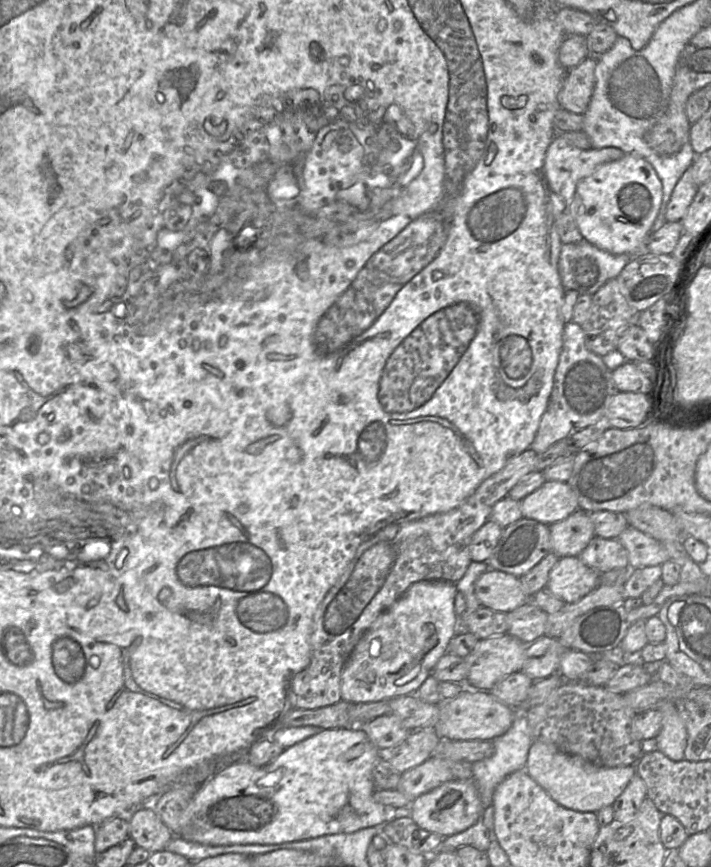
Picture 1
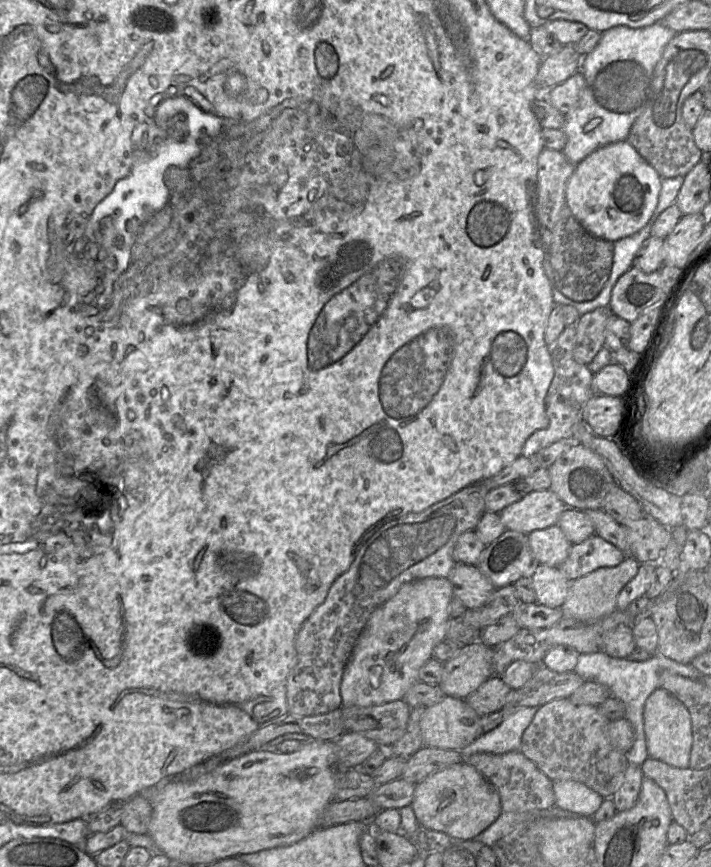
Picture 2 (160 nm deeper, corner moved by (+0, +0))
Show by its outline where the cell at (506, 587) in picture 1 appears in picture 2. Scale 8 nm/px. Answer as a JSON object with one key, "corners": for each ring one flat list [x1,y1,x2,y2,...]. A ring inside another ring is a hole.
{"corners":[[456,562,447,578,452,583,454,598,460,599,467,609,480,608,496,590,476,565]]}

